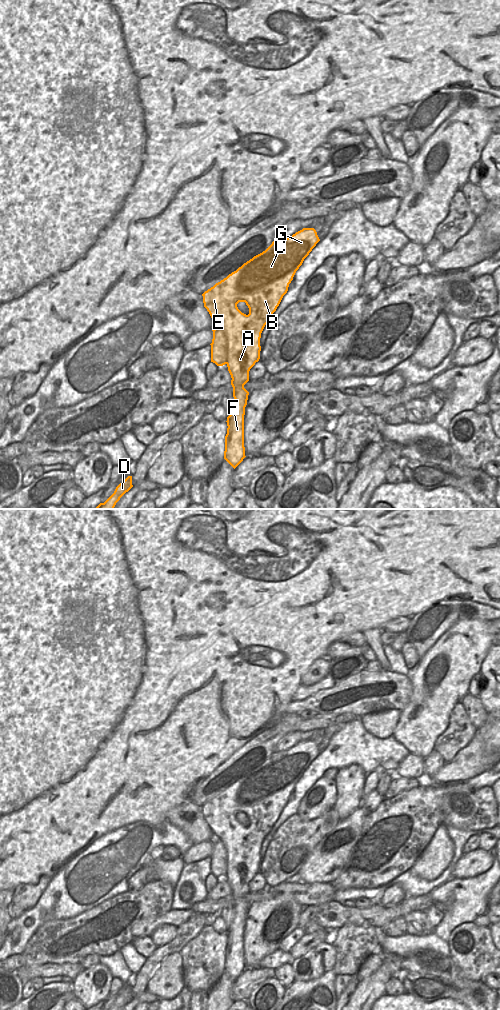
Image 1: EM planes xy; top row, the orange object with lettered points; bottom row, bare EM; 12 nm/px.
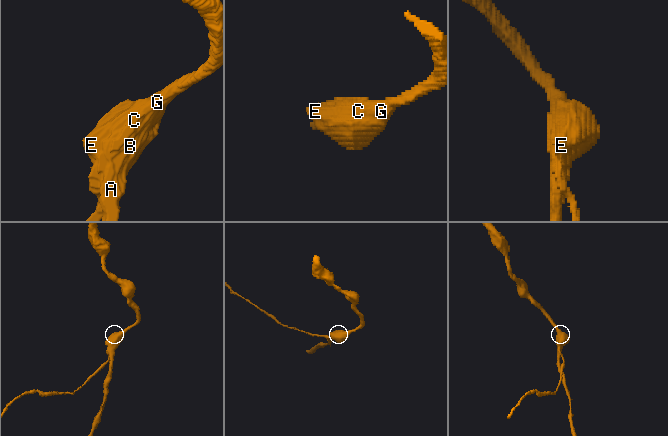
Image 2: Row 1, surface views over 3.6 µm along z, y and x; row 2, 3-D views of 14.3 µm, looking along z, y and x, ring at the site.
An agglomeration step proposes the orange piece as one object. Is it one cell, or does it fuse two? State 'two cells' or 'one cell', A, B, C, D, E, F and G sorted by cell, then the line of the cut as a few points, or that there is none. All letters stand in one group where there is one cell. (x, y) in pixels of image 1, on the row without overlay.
two cells; groups A B C E F G / D; cut xy (216, 838), (224, 844), (227, 850), (226, 875)

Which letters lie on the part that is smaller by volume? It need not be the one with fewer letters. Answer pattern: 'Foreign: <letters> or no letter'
Foreign: D

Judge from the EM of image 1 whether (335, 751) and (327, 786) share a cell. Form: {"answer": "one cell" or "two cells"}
{"answer": "two cells"}

